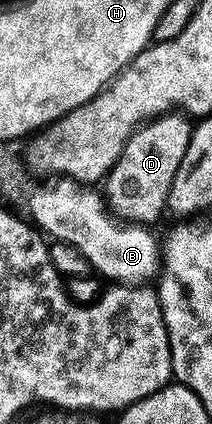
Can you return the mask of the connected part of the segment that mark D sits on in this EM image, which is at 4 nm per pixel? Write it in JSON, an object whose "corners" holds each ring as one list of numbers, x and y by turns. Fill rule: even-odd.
{"corners":[[179,112,170,113,156,120,147,122,136,130,136,134,128,140,118,163,113,167,106,178,108,193,106,200,108,208,120,218,134,225,145,227,155,226,160,216,165,216,170,199,170,191,174,187,174,179,178,175,178,167,182,167,182,159,186,159,186,151,190,148,190,139,194,125,187,116]]}

